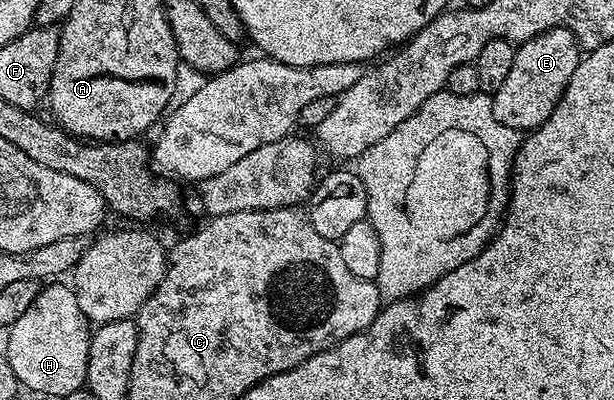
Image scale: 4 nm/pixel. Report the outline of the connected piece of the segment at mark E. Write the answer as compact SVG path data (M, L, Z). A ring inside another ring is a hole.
M554 27L515 48L513 65L501 89L493 93L491 112L501 125L520 133L530 133L540 127L561 101L581 58L581 48L575 35L564 27Z

